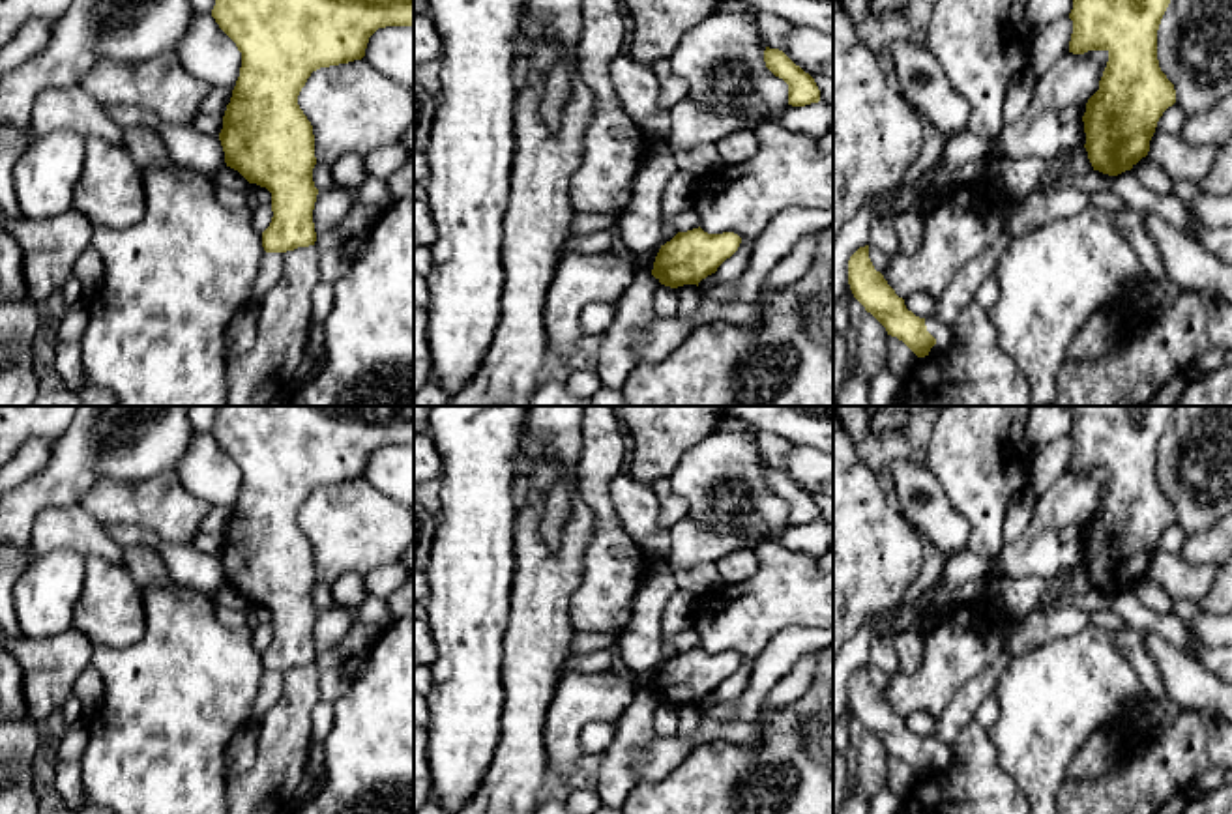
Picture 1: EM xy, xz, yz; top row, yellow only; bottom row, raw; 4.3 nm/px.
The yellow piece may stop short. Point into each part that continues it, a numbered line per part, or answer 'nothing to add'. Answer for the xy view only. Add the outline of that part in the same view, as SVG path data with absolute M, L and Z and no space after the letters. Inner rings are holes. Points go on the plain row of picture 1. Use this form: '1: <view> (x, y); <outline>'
nothing to add

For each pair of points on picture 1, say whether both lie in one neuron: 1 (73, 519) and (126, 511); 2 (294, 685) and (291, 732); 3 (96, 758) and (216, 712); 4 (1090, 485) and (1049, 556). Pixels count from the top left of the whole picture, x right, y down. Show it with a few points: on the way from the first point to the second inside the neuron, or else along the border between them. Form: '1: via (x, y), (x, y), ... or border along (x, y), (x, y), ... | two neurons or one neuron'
1: border along (79, 504), (102, 524) | two neurons
2: via (294, 697), (291, 721) | one neuron
3: via (126, 758), (135, 758), (186, 712) | one neuron
4: via (1073, 502), (1049, 526), (1049, 539) | one neuron

